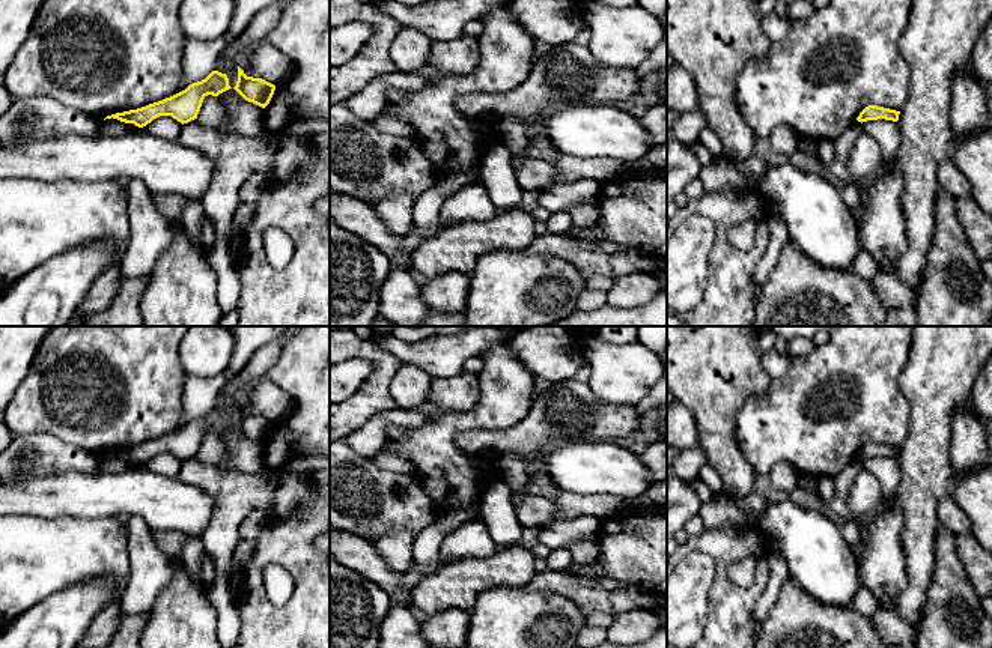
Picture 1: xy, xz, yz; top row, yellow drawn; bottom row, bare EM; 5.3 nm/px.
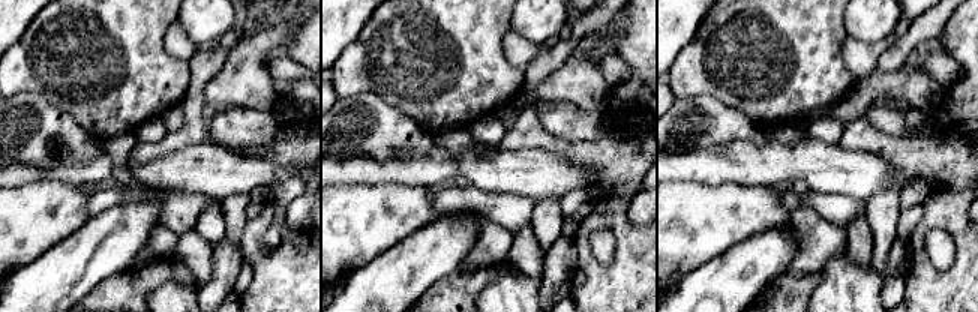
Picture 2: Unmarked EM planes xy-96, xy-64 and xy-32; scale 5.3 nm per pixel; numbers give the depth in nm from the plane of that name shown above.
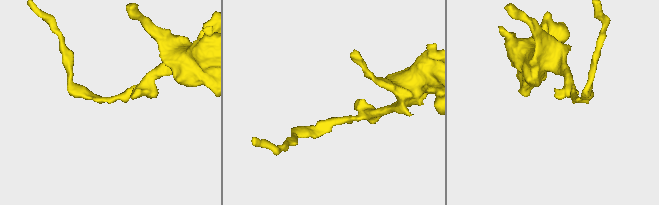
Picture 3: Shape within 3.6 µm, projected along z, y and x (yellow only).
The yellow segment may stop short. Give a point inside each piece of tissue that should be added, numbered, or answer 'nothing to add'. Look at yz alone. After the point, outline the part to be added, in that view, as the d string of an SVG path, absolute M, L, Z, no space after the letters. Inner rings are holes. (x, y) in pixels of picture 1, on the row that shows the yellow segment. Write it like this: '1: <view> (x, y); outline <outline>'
nothing to add

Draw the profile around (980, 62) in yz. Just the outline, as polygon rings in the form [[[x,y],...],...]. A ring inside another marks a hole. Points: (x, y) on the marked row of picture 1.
[[[992,21],[981,30],[974,45],[969,66],[974,77],[984,87],[992,84]]]

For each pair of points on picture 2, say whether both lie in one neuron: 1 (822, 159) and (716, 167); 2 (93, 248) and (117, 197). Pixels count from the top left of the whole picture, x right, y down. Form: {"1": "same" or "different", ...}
{"1": "same", "2": "different"}

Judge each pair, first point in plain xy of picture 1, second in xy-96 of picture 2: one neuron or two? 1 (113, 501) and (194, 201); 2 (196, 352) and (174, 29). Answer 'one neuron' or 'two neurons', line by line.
1: two neurons
2: two neurons

